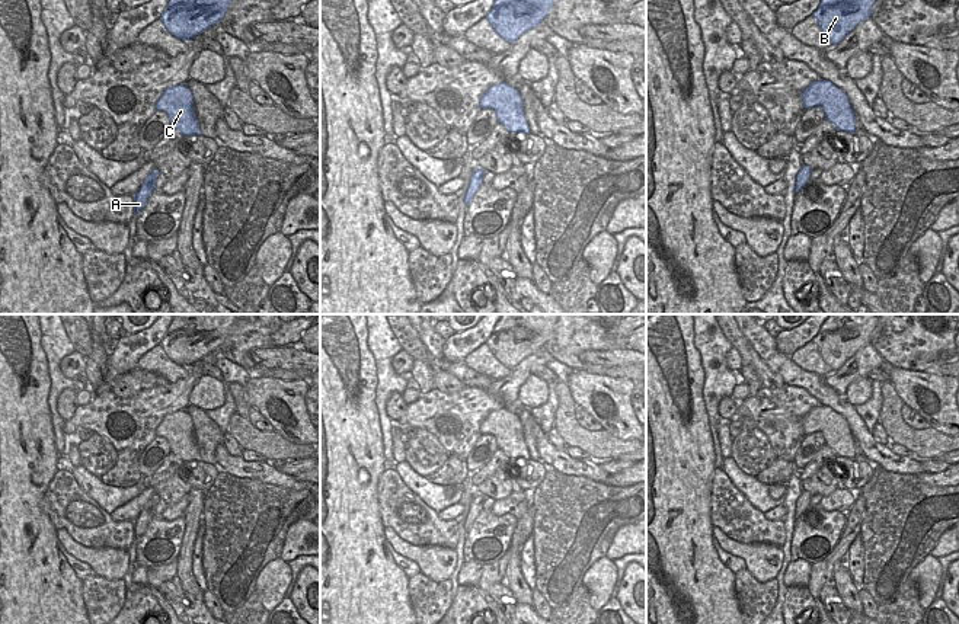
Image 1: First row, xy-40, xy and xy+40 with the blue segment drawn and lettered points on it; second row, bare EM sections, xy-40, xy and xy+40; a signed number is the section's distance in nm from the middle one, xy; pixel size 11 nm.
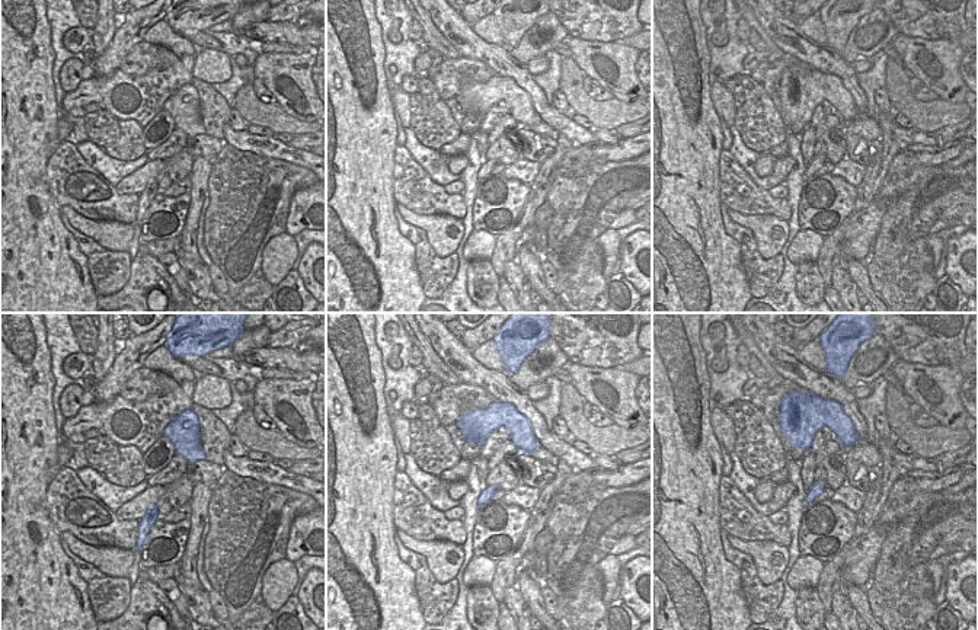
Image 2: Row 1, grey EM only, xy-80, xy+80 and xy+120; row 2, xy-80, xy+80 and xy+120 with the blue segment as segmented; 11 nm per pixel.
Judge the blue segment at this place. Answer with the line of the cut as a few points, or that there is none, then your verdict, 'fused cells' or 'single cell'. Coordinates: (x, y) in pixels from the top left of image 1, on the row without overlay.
cut xy+40 (802, 492), (811, 496); fused cells

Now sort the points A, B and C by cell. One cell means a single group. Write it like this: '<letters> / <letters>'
A / B C

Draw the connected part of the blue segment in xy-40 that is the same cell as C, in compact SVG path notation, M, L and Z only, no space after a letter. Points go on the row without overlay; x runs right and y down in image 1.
M186 410L166 415L156 428L156 436L166 438L170 452L183 463L202 461L195 442L192 417Z

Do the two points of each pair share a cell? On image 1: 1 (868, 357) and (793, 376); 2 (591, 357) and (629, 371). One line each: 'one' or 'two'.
1: two
2: two

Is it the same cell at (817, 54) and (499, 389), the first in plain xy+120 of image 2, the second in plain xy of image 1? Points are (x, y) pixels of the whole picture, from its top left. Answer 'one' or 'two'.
two

